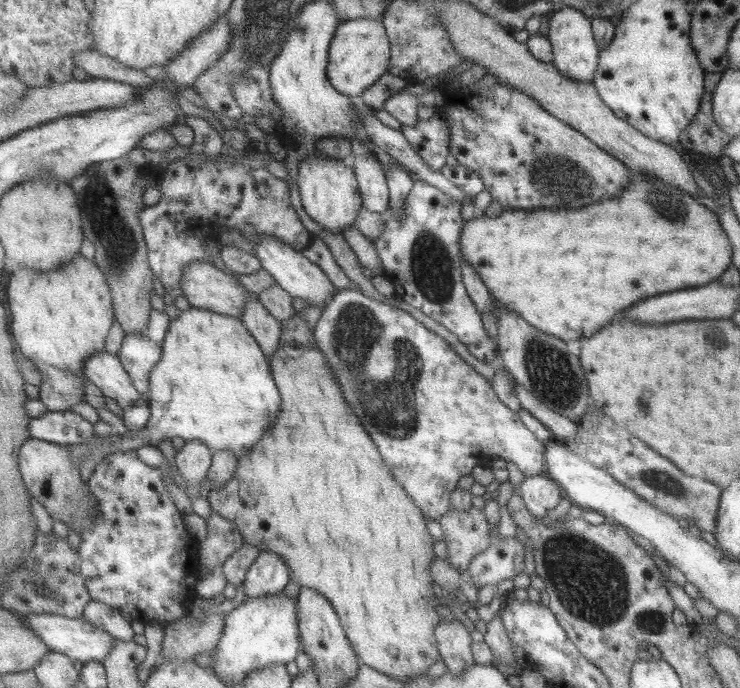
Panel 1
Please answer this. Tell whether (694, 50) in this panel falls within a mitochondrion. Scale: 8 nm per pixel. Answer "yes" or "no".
no

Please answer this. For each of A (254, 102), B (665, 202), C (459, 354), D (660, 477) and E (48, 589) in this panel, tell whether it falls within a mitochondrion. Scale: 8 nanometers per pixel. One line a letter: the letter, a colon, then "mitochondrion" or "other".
A: other
B: mitochondrion
C: other
D: mitochondrion
E: mitochondrion

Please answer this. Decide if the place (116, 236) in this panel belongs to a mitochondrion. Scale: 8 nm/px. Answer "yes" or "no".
yes

